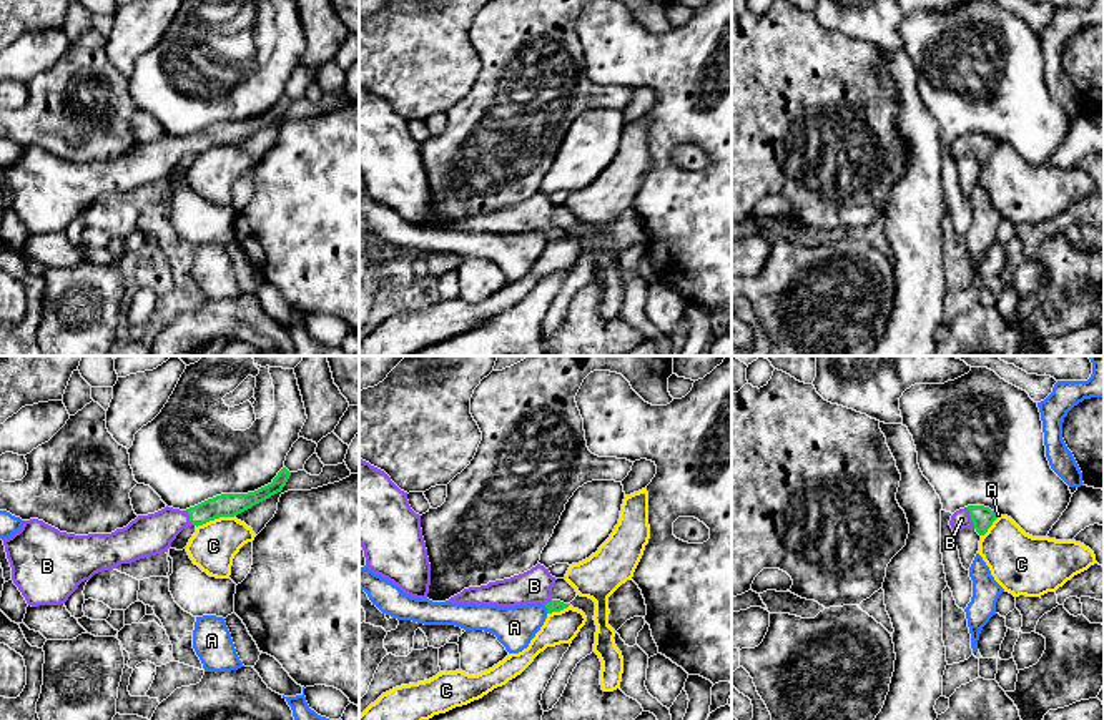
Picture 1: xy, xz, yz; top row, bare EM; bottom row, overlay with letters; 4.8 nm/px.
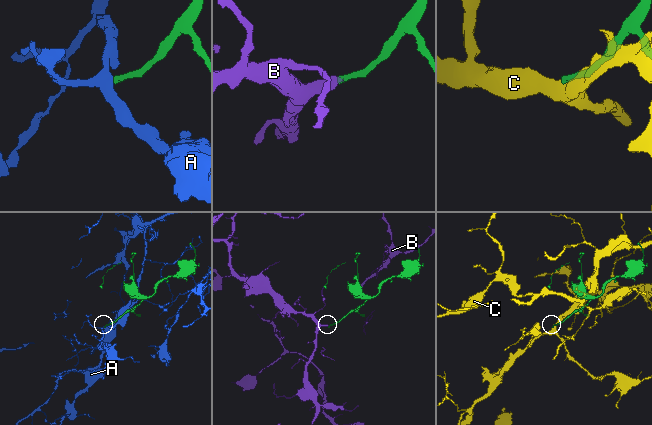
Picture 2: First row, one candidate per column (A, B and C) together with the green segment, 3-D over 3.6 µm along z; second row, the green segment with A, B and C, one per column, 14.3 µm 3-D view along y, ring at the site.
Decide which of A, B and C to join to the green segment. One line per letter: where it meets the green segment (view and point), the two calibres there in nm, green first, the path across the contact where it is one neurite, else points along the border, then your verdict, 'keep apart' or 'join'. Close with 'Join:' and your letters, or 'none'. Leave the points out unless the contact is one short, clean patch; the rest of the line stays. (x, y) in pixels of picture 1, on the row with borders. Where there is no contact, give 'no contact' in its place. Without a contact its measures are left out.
A: contact xz (546, 607); calibres 60 and 200 nm; border xz (544, 606), (547, 612); keep apart
B: contact yz (971, 517); calibres 110 and 90 nm; way yz (983, 517), (971, 517), (961, 519); join
C: contact xy (215, 517); calibres 110 and 220 nm; keep apart
Join: B

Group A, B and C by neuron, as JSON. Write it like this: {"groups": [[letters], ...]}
{"groups": [["A"], ["B"], ["C"]]}

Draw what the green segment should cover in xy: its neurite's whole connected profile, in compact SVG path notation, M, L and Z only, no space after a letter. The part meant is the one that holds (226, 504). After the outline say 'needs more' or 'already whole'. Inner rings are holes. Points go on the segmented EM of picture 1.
M283 467L271 484L254 492L221 494L186 510L166 505L111 534L75 535L38 519L25 520L18 532L3 539L12 580L28 605L62 605L95 574L168 552L183 529L234 517L281 492L289 476Z | needs more

